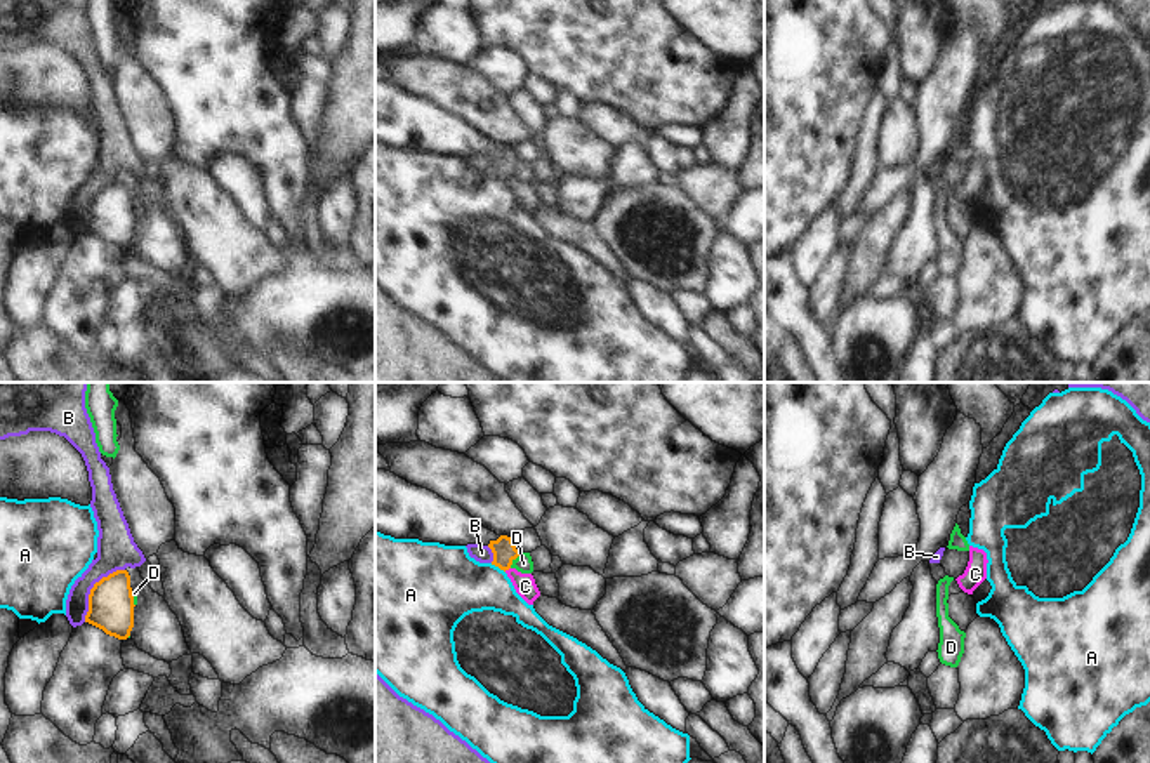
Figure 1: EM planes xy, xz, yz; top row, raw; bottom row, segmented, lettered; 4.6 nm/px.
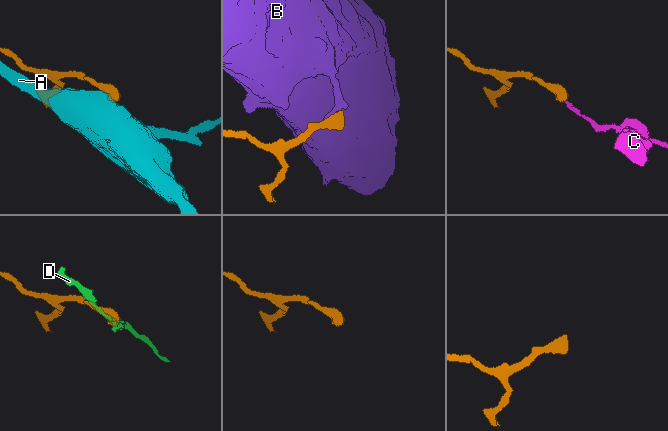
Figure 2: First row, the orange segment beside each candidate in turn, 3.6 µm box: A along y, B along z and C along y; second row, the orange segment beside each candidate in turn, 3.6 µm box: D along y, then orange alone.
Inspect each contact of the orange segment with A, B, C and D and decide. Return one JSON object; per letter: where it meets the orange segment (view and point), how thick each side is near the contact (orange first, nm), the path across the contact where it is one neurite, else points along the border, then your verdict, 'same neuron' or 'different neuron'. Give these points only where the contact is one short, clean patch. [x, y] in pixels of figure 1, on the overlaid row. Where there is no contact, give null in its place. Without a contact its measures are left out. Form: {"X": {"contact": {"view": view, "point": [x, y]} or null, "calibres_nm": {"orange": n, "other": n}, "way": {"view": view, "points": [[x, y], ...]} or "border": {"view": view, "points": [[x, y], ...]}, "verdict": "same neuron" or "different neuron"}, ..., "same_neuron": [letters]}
{"A": {"contact": {"view": "xz", "point": [497, 565]}, "calibres_nm": {"orange": 110, "other": 340}, "border": {"view": "xz", "points": [[490, 563], [504, 572]]}, "verdict": "different neuron"}, "B": {"contact": {"view": "xy", "point": [92, 588]}, "calibres_nm": {"orange": 200, "other": 180}, "border": {"view": "xy", "points": [[124, 569], [103, 576], [94, 584], [84, 621]]}, "verdict": "different neuron"}, "C": {"contact": {"view": "xz", "point": [506, 569]}, "calibres_nm": {"orange": 110, "other": 100}, "way": {"view": "xz", "points": [[504, 551], [506, 569], [525, 586]]}, "verdict": "same neuron"}, "D": {"contact": {"view": "xz", "point": [515, 558]}, "calibres_nm": {"orange": 110, "other": 90}, "border": {"view": "xz", "points": [[520, 553], [509, 567]]}, "verdict": "different neuron"}, "same_neuron": ["C"]}

